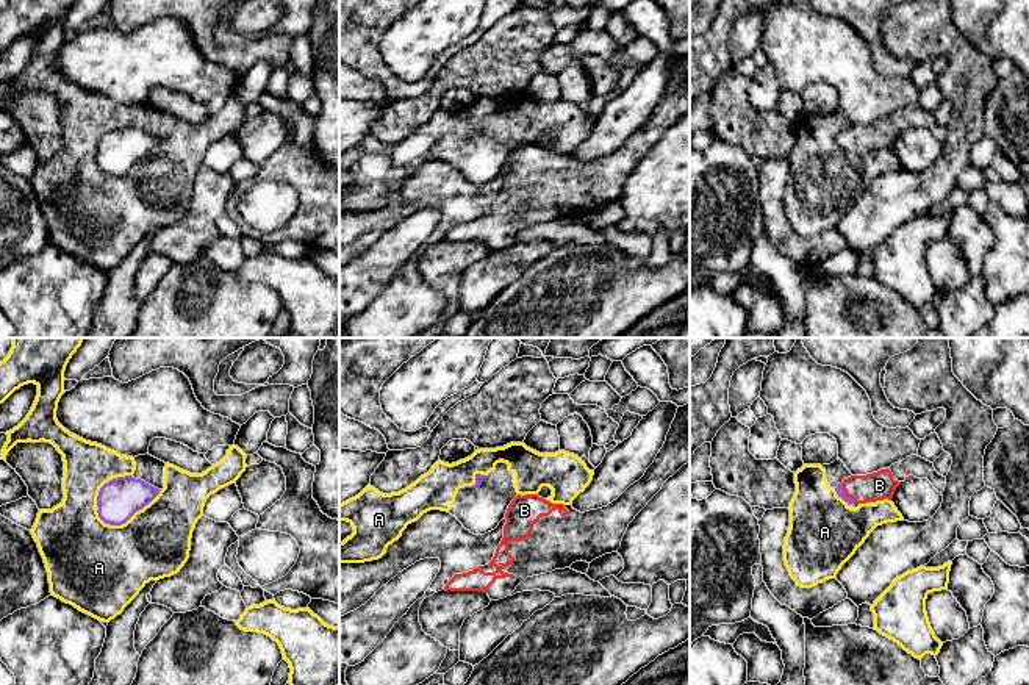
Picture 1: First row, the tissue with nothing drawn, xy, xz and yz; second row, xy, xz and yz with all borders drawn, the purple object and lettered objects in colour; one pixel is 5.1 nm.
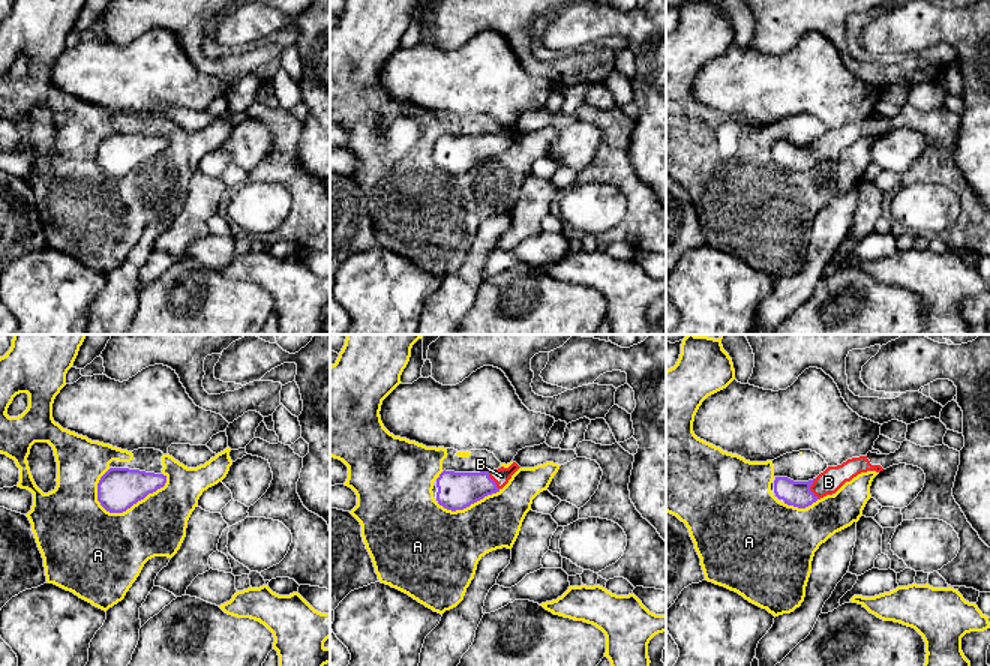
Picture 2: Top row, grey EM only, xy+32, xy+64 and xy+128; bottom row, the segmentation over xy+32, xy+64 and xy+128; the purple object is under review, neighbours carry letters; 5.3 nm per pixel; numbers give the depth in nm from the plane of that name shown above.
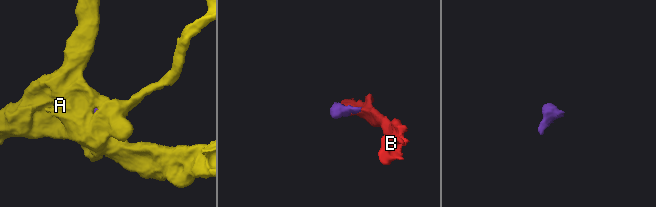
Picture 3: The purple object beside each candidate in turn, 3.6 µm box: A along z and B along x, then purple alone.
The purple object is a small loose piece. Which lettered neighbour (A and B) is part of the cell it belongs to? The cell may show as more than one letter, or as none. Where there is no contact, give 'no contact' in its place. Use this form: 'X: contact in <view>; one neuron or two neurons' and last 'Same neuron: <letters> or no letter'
A: contact in xy; two neurons
B: contact in yz; one neuron
Same neuron: B

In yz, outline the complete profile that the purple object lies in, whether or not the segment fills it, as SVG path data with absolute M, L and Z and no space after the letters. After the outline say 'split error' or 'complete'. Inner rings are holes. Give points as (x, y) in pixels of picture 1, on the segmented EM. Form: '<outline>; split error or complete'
M910 455L887 469L866 475L851 475L838 483L835 491L848 504L891 500L896 488L905 479L927 479L938 493L943 493L946 486L946 477L935 471L934 463Z; split error

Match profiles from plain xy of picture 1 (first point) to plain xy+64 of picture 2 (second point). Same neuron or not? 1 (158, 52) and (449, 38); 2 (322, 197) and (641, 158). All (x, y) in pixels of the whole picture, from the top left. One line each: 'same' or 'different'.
1: different
2: different

